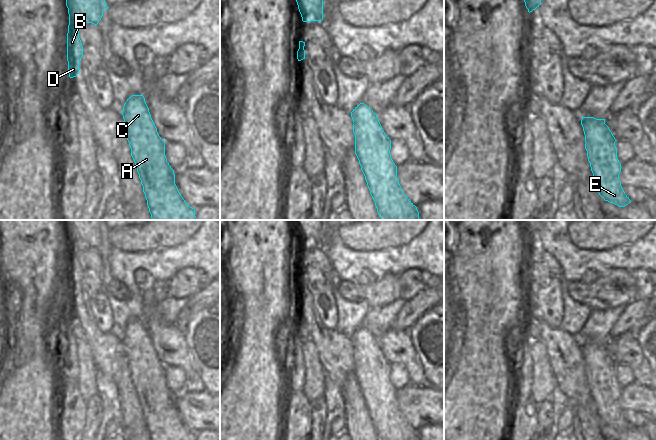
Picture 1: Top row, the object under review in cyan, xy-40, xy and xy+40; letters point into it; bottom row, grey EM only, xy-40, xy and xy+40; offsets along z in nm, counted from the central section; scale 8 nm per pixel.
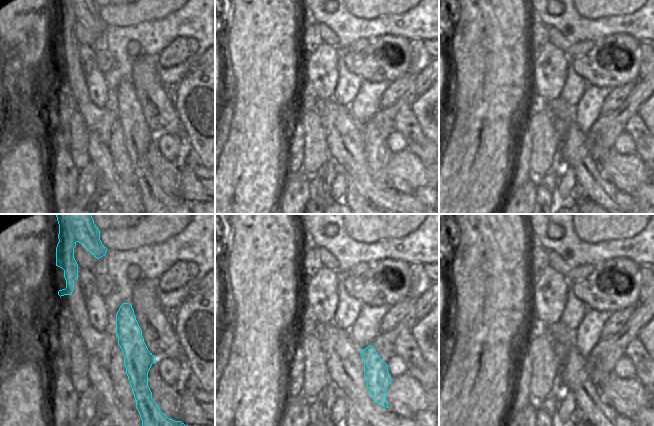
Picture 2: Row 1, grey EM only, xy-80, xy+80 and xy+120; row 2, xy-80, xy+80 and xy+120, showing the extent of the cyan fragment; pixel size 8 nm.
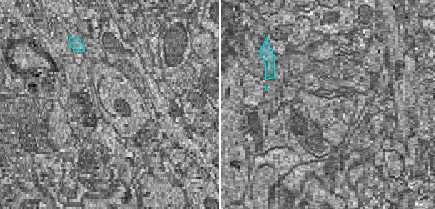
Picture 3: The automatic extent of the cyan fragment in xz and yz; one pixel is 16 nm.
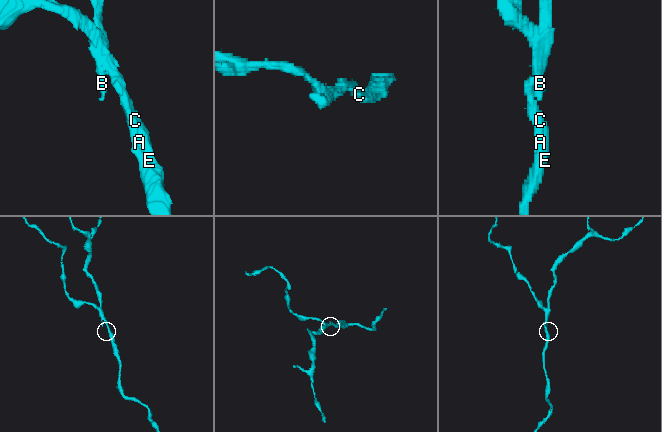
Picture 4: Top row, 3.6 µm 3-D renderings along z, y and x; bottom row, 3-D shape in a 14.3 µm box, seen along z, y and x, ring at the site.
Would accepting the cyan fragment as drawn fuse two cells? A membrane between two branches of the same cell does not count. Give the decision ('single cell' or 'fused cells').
fused cells

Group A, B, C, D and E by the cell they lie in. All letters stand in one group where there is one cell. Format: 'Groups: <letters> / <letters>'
Groups: A C E / B D.

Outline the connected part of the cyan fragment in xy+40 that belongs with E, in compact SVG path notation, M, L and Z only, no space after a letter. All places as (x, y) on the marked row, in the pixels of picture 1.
M582 117L582 121L587 157L599 195L619 207L628 205L631 200L619 180L621 163L617 158L617 140L605 124L605 119Z

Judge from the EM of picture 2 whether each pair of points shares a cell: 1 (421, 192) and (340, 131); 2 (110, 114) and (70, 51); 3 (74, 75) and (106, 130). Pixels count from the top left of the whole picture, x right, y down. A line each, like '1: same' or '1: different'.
1: different
2: same
3: same

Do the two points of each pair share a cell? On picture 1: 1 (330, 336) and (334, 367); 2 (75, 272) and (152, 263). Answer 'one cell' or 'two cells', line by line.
1: one cell
2: two cells

